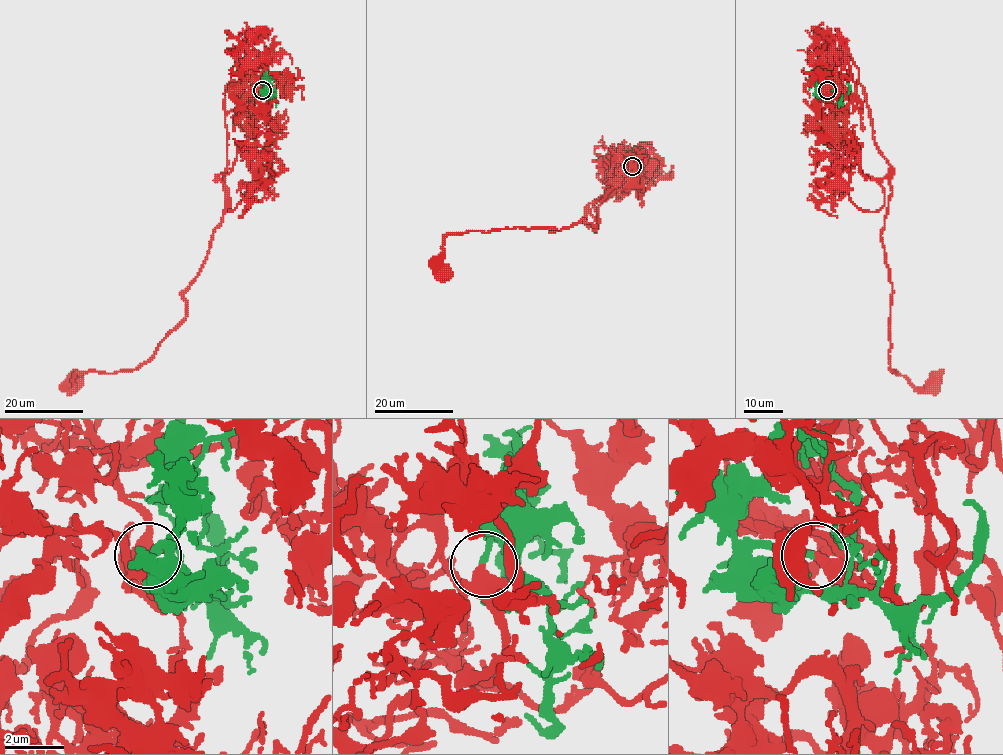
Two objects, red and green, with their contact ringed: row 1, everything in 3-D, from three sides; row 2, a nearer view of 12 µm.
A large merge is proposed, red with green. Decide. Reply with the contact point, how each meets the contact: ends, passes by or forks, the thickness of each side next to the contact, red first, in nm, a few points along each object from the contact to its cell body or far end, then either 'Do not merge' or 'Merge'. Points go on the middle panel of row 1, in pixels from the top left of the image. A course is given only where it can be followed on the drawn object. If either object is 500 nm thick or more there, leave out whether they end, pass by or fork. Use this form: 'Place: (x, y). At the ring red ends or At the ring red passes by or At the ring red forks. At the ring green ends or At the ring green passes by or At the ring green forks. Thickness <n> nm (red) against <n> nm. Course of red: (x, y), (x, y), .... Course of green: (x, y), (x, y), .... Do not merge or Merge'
Place: (632, 166). At the ring red passes by. At the ring green ends. Thickness 320 nm (red) against 200 nm. Course of red: (632, 166), (618, 195), (595, 201), (595, 231), (583, 219), (560, 230), (447, 234), (441, 273). Course of green: (632, 166), (636, 155), (636, 172). Merge

